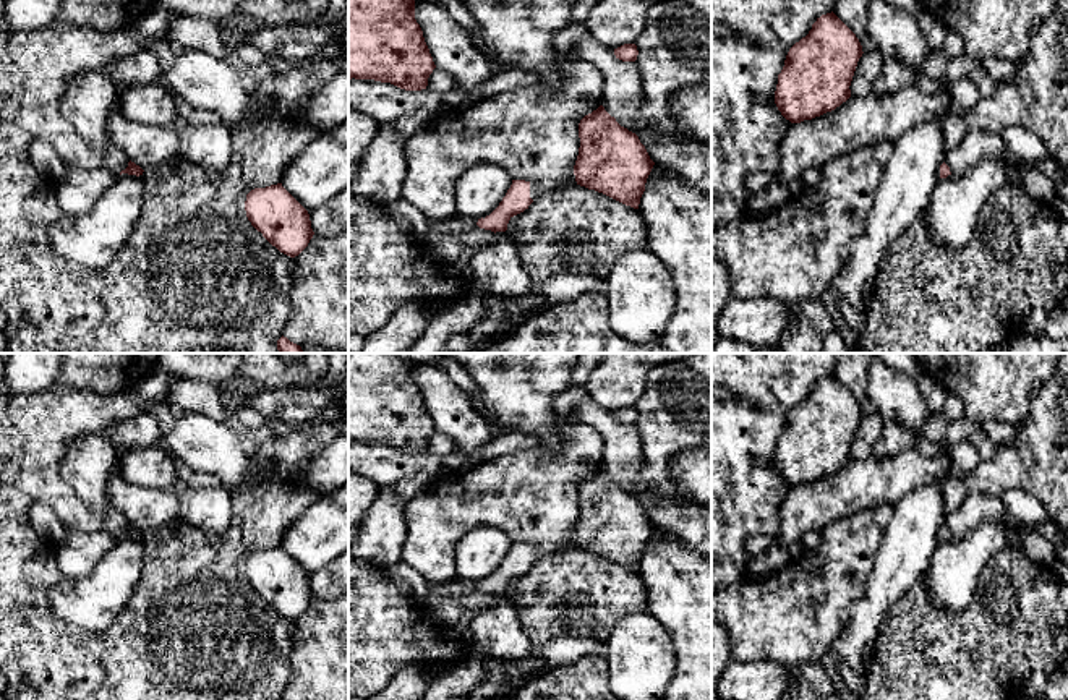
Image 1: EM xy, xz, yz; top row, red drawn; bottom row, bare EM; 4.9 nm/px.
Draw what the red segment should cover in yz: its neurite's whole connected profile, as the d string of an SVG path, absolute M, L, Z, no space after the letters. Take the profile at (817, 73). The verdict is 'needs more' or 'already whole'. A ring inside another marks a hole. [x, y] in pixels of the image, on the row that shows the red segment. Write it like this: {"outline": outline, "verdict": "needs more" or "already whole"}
{"outline": "M831 11L817 18L805 37L796 42L778 75L775 104L791 123L812 120L835 110L851 97L851 81L862 57L856 34Z", "verdict": "already whole"}

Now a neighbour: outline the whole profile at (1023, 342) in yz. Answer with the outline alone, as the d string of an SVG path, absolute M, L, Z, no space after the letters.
M1018 332L1010 340L1010 353L1068 353L1068 340Z

